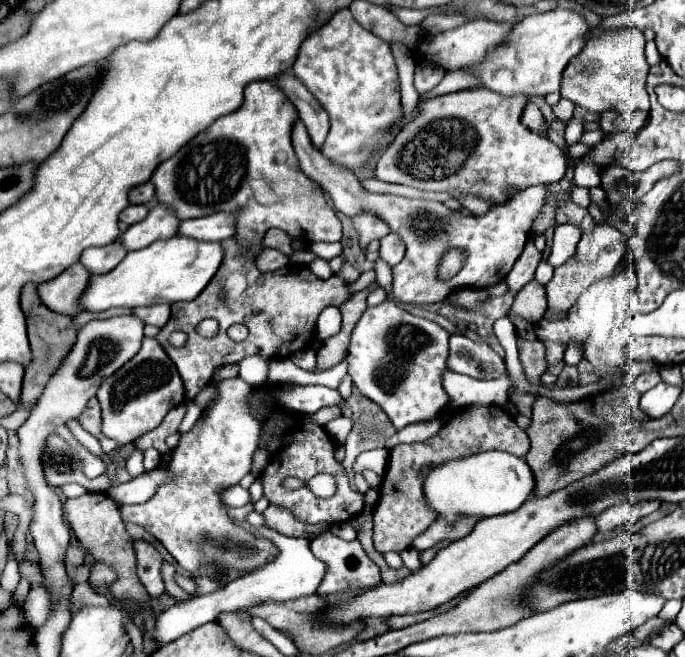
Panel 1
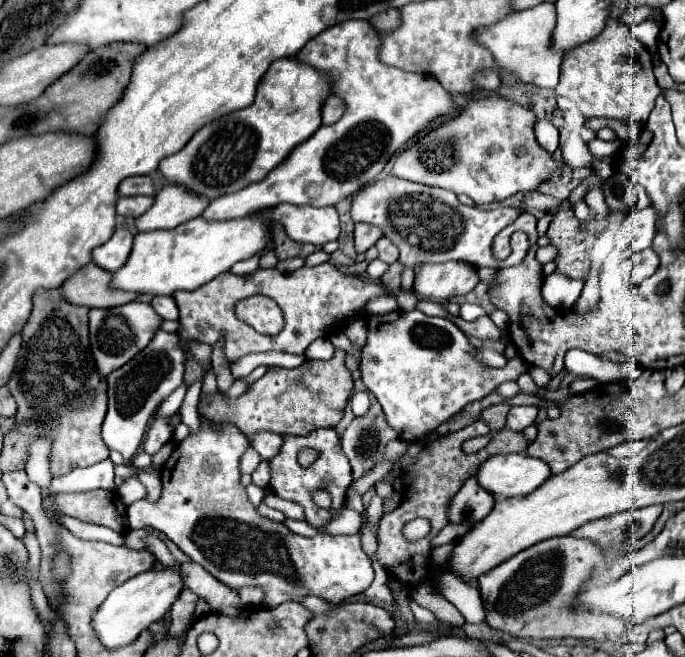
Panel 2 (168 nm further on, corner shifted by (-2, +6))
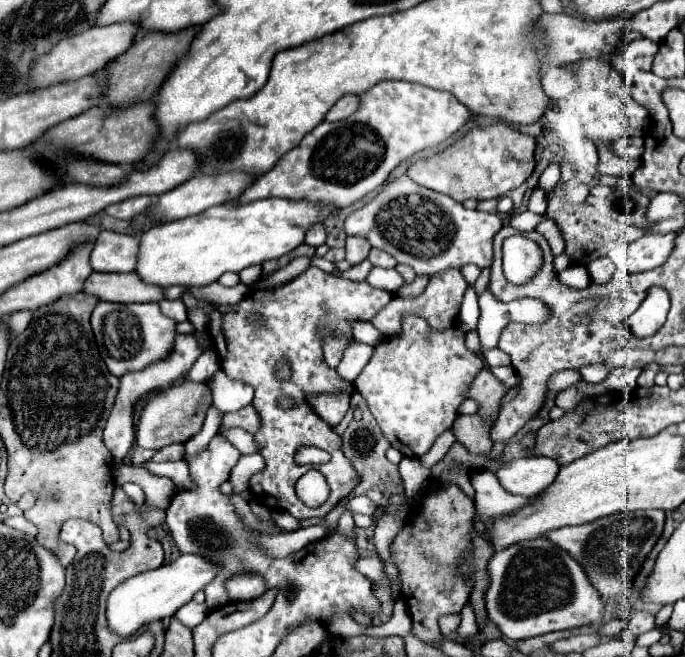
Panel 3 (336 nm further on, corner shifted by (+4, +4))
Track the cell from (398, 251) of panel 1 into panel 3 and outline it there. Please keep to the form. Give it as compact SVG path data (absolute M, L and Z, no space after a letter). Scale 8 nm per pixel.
M376 248L370 250L368 260L370 260L374 266L380 266L380 268L396 268L396 264L398 264L396 260L392 260L392 256L388 256L388 252L376 250Z

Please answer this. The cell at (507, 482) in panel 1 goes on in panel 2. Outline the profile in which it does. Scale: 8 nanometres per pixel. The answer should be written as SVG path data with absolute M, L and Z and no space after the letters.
M496 454L476 470L478 484L496 498L526 496L550 476L550 466L528 454Z

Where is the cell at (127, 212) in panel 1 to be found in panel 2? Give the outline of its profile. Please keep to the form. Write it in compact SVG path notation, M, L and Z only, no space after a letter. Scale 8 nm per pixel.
M120 196L118 204L116 204L116 212L120 216L138 218L138 216L142 216L152 206L152 202L154 202L154 198L150 198L150 196L132 196L132 198Z

